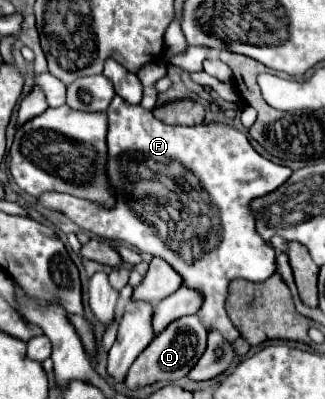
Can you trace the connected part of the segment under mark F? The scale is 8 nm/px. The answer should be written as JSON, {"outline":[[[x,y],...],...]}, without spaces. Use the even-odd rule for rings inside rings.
{"outline":[[[113,97],[107,115],[109,115],[107,175],[117,195],[115,209],[103,209],[95,203],[63,193],[41,195],[39,203],[47,209],[65,213],[73,223],[77,223],[85,231],[105,239],[121,239],[143,253],[151,253],[153,257],[165,259],[181,275],[183,287],[195,289],[203,295],[203,305],[197,311],[197,317],[201,319],[203,327],[207,331],[217,329],[225,337],[225,341],[233,343],[239,337],[239,333],[225,311],[229,283],[233,279],[265,281],[269,275],[275,273],[275,251],[255,231],[255,219],[249,211],[249,201],[275,191],[281,183],[289,179],[293,171],[289,167],[271,163],[269,159],[261,157],[241,131],[225,123],[213,121],[195,127],[165,125],[159,119],[155,119],[151,111],[145,111],[141,105],[133,107],[125,103],[121,97]],[[159,215],[175,215],[175,221],[171,219],[167,221],[169,227],[167,237],[161,235],[159,227],[163,227],[163,223]],[[207,245],[215,247],[207,251]]]}

